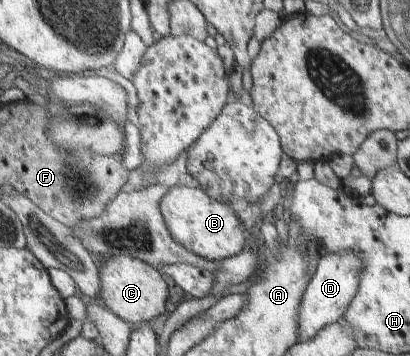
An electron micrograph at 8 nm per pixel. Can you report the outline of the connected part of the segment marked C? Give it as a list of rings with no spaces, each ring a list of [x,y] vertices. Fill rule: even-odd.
[[[107,256],[99,267],[102,279],[102,292],[99,301],[106,305],[113,313],[130,324],[145,325],[155,317],[163,315],[169,309],[169,285],[163,279],[160,270],[150,263],[133,256]]]

